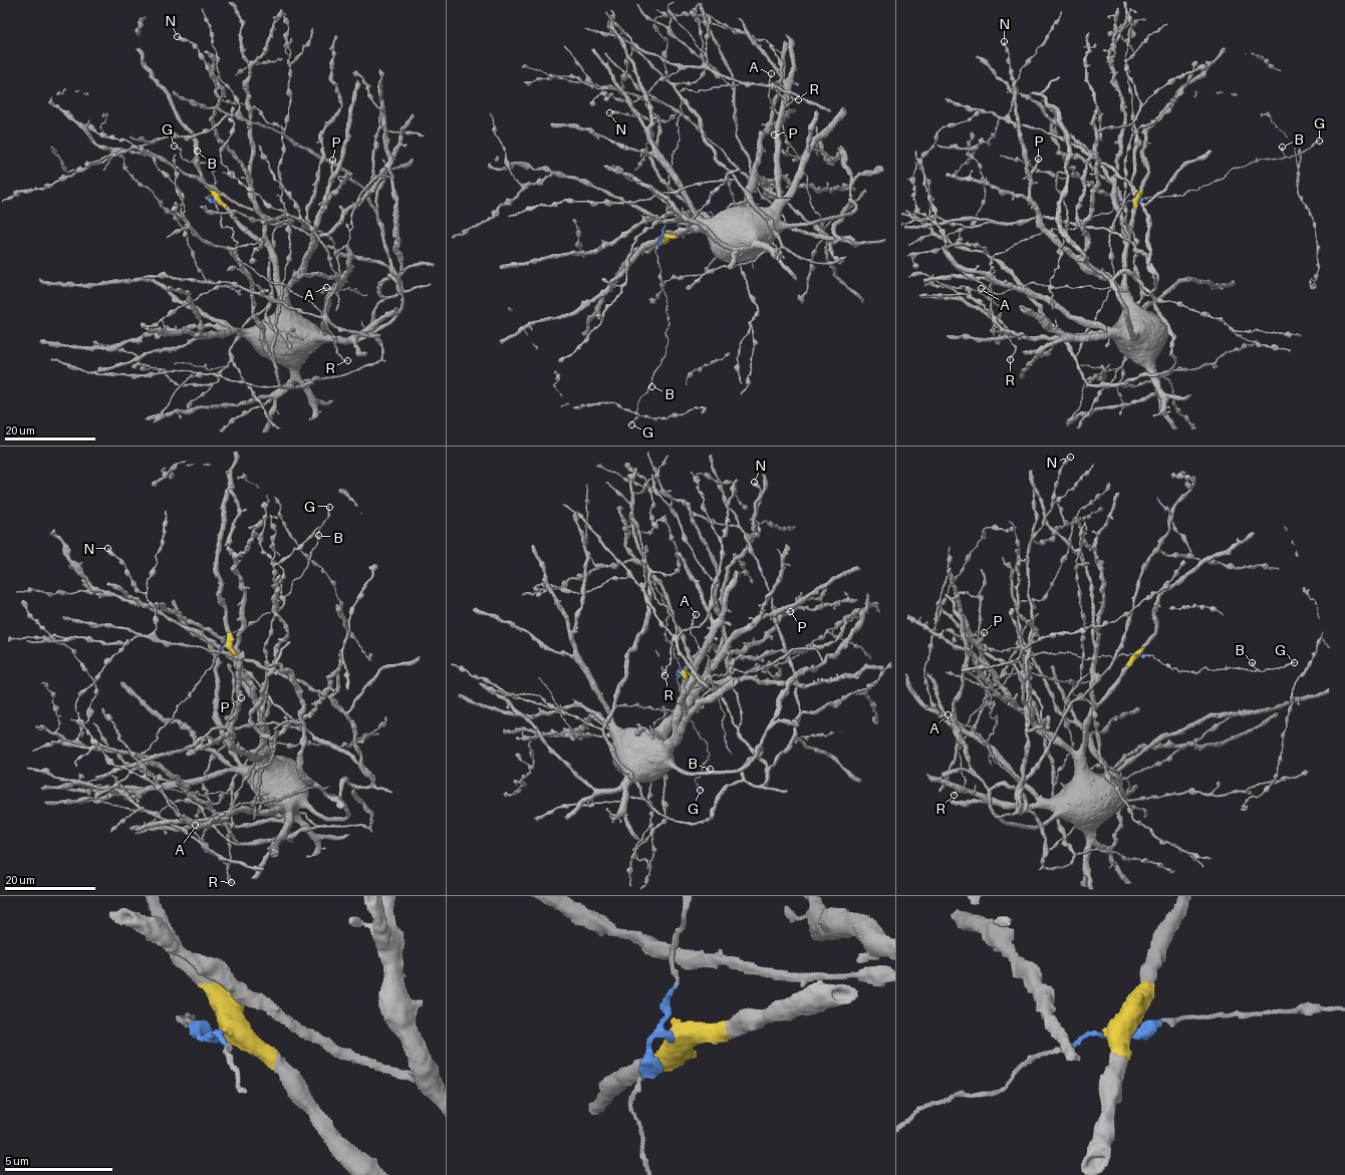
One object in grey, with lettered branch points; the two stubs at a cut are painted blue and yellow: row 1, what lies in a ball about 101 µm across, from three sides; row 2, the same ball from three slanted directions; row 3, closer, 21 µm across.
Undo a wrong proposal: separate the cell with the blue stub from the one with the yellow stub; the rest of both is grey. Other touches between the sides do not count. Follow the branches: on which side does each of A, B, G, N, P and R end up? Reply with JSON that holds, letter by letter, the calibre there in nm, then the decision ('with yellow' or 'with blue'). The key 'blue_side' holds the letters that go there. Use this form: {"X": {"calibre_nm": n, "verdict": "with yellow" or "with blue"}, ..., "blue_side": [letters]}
{"A": {"calibre_nm": 130, "verdict": "with yellow"}, "B": {"calibre_nm": 400, "verdict": "with blue"}, "G": {"calibre_nm": 180, "verdict": "with blue"}, "N": {"calibre_nm": 260, "verdict": "with yellow"}, "P": {"calibre_nm": 400, "verdict": "with yellow"}, "R": {"calibre_nm": 190, "verdict": "with blue"}, "blue_side": ["B", "G", "R"]}

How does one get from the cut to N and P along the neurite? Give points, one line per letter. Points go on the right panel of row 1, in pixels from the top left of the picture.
N: (1135, 201), (1132, 229), (1127, 236), (1108, 172), (1021, 94), (1013, 78), (1004, 42)
P: (1135, 201), (1125, 278), (1114, 286), (1090, 274), (1045, 228), (1030, 197), (1031, 170), (1038, 159)

